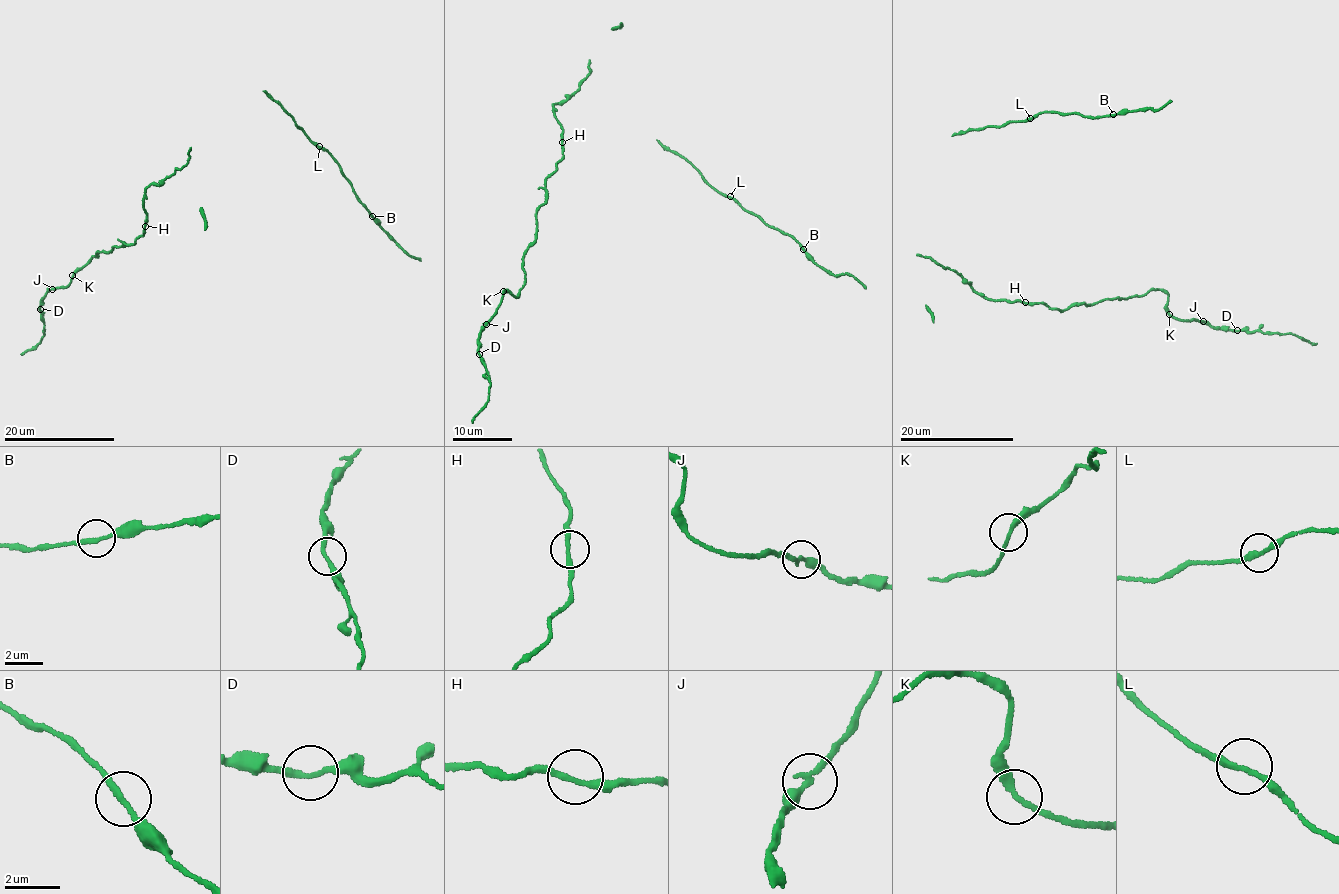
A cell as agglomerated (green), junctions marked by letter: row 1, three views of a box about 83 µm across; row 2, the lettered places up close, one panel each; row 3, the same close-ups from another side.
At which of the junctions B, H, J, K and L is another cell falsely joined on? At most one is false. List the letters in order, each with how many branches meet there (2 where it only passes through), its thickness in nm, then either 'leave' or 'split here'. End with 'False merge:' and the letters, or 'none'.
B: branches 2; calibre 220 nm; leave
H: branches 2; calibre 200 nm; leave
J: branches 2; calibre 260 nm; leave
K: branches 2; calibre 240 nm; leave
L: branches 2; calibre 220 nm; leave
False merge: none

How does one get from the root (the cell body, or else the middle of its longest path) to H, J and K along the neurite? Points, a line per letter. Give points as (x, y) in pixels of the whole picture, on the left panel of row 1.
H: (164, 180), (159, 185), (150, 184), (145, 189), (143, 207), (147, 219), (145, 226)
J: (164, 180), (145, 189), (142, 237), (113, 246), (111, 253), (97, 252), (67, 287), (52, 289)
K: (164, 180), (145, 189), (142, 237), (113, 246), (111, 253), (97, 252), (72, 275)

